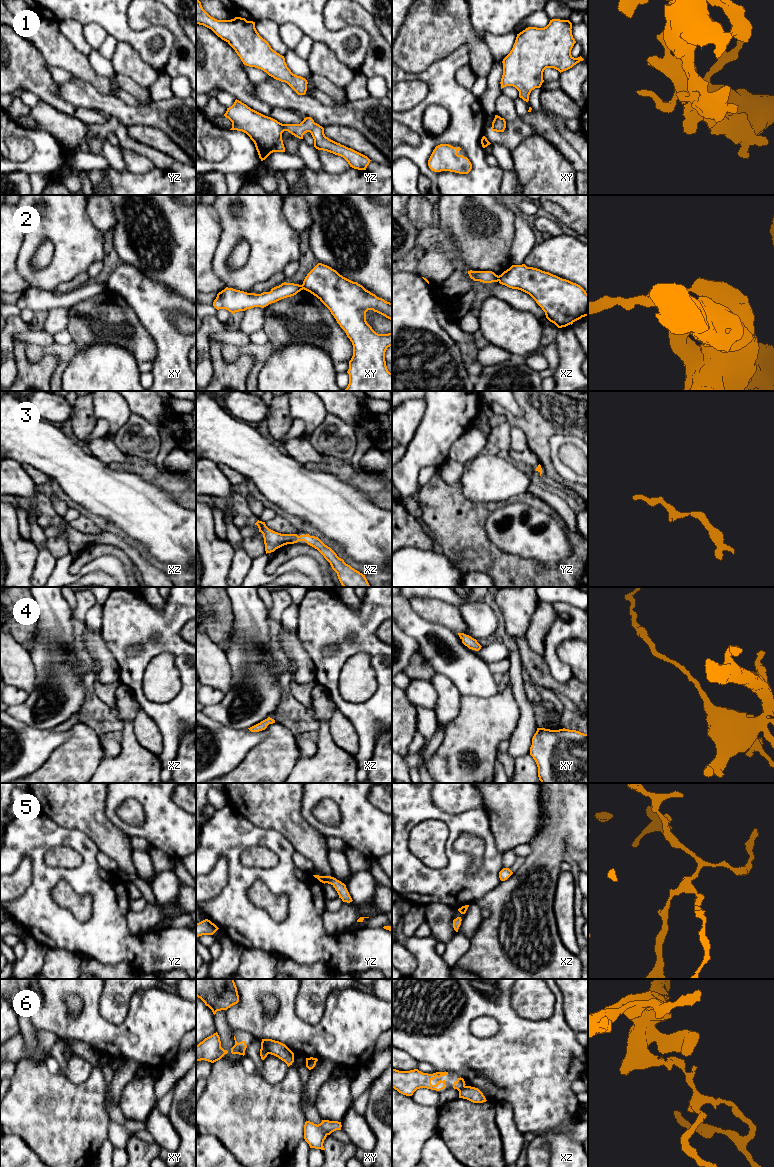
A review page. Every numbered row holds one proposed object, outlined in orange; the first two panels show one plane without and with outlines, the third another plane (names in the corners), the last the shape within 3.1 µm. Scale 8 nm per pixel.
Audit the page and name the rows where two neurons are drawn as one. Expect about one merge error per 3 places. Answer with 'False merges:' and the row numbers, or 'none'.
False merges: 2, 6

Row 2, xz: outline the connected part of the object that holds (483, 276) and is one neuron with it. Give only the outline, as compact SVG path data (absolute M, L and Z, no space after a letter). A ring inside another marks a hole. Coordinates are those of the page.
M468 271L468 274L471 279L474 281L480 281L483 283L492 283L492 282L498 282L499 276L496 275L492 271Z

